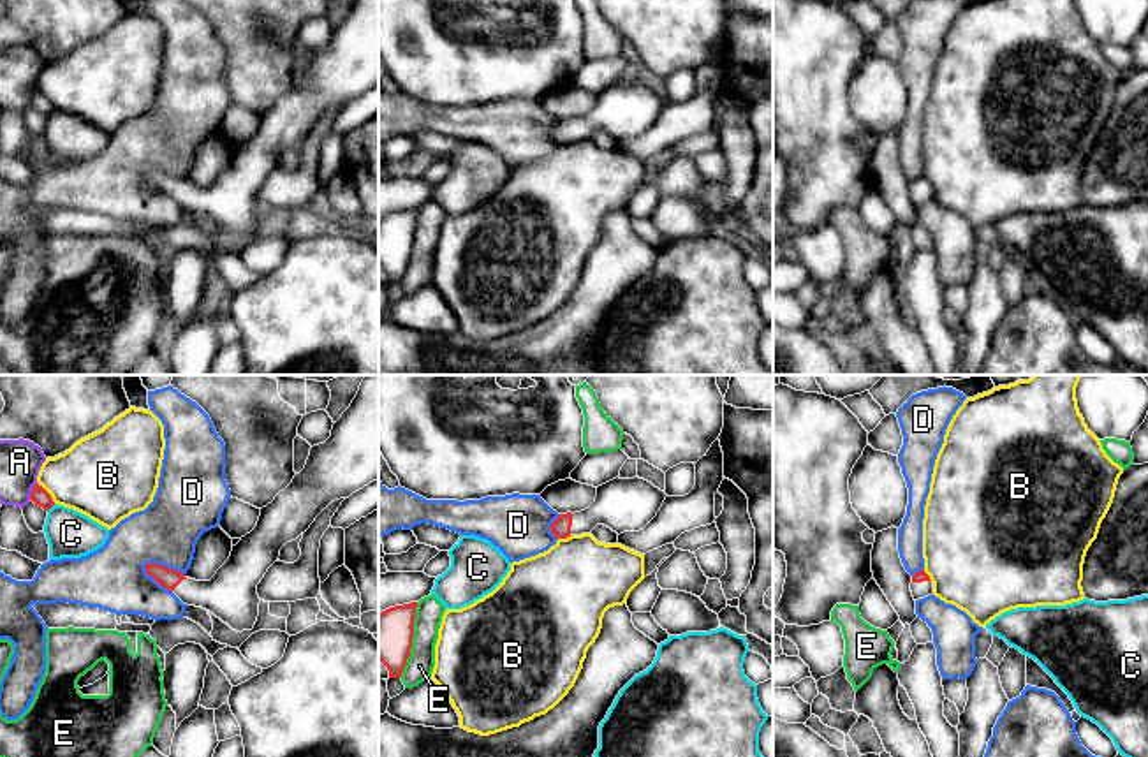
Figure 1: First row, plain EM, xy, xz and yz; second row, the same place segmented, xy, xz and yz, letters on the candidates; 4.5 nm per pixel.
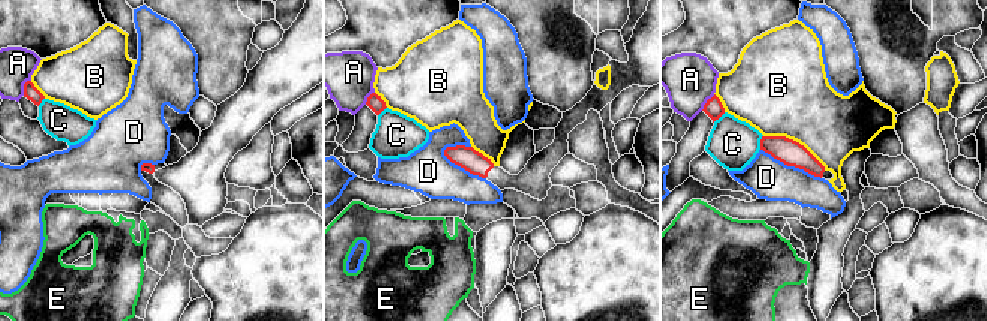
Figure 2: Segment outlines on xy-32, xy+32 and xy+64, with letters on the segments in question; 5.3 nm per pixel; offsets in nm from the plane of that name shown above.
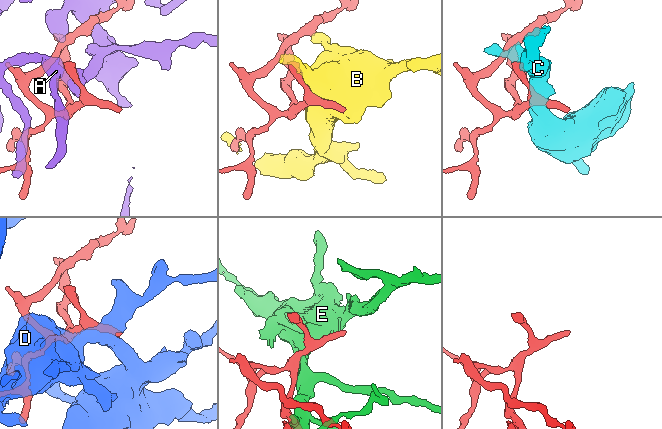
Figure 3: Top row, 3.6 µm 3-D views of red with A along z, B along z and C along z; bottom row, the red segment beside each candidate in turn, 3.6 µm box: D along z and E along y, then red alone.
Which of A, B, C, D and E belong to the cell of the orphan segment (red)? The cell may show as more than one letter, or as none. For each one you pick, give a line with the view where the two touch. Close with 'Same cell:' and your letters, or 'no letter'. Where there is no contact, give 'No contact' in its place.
Same cell: no letter

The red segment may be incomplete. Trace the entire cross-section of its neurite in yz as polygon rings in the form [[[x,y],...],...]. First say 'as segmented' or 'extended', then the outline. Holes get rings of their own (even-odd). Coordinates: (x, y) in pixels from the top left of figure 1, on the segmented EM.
extended | [[[924,569],[912,576],[910,592],[914,600],[924,599],[933,593],[933,583]]]

